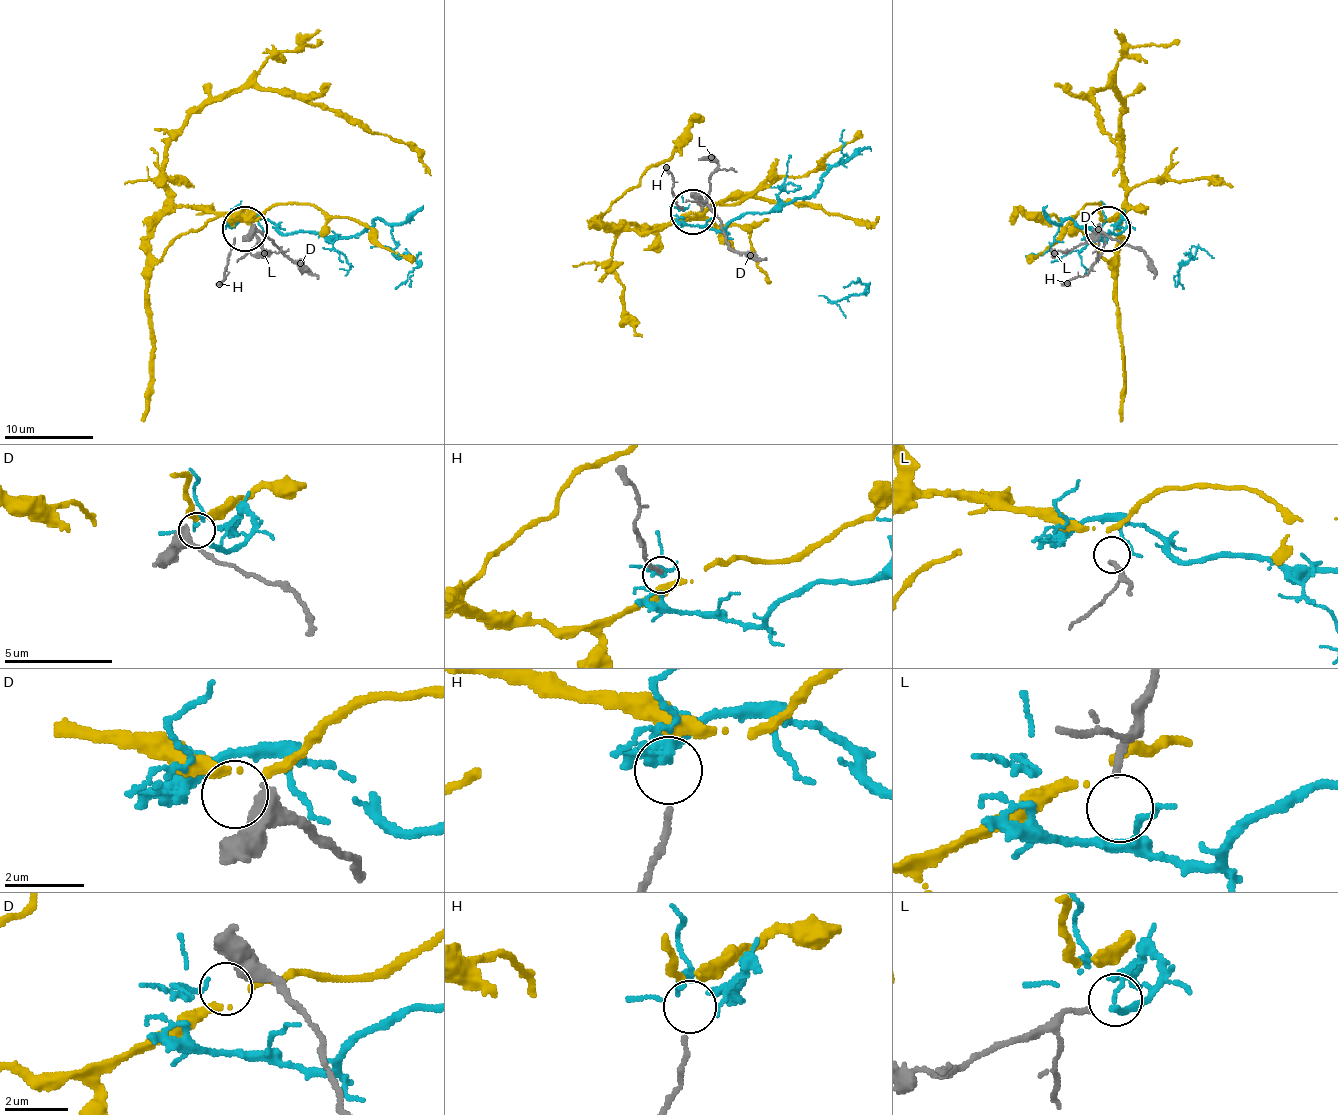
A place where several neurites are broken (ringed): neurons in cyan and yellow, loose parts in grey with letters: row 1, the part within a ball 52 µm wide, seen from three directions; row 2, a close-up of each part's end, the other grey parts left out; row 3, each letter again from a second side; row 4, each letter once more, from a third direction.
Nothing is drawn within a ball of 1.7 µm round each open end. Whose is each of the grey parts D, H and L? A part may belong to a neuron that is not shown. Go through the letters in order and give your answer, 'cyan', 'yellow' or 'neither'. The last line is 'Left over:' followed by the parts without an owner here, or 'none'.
D: yellow
H: neither
L: neither
Left over: H, L

